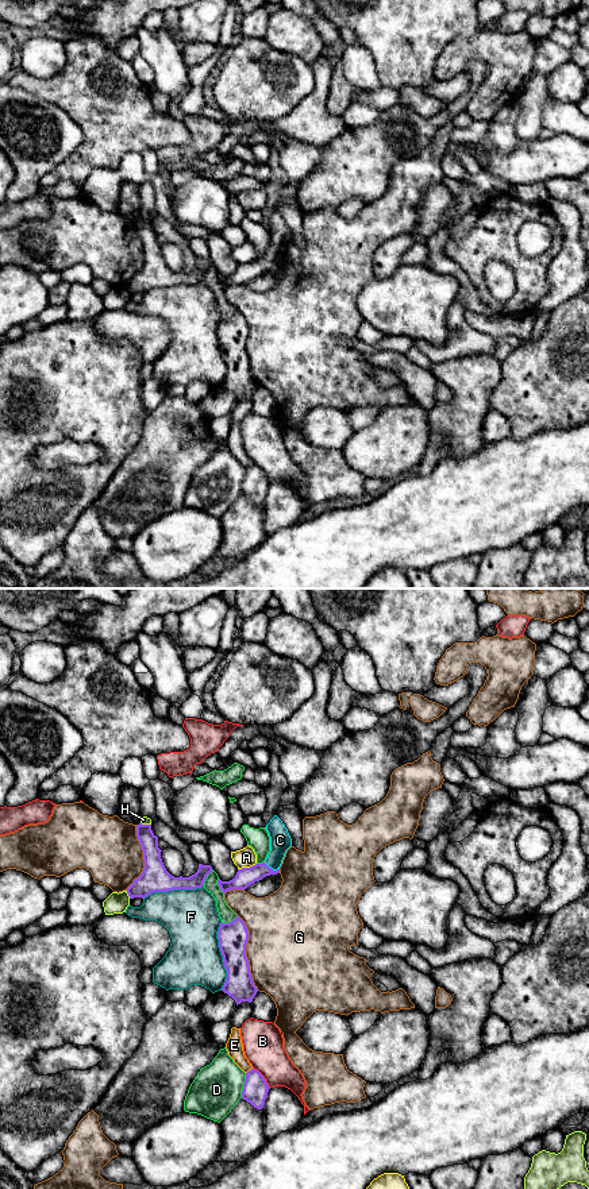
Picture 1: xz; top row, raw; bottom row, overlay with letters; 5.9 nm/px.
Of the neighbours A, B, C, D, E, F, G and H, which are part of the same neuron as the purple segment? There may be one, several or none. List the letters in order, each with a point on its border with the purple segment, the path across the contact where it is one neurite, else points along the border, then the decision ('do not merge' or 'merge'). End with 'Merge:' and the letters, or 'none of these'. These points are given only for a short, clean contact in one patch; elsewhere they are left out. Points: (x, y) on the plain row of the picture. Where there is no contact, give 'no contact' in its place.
A: xz (246, 263) | do not merge
B: xz (262, 473) | do not merge
C: xz (270, 263) | across xz (246, 271), (270, 263), (280, 235) | merge
D: xz (243, 481) | do not merge
E: xz (249, 466) | do not merge
F: xz (222, 350) | do not merge
G: xz (245, 348) | do not merge
H: xz (129, 290) | do not merge
Merge: C

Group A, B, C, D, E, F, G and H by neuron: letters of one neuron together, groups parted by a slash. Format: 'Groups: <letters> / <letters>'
Groups: A / B / C / D / E / F / G / H

